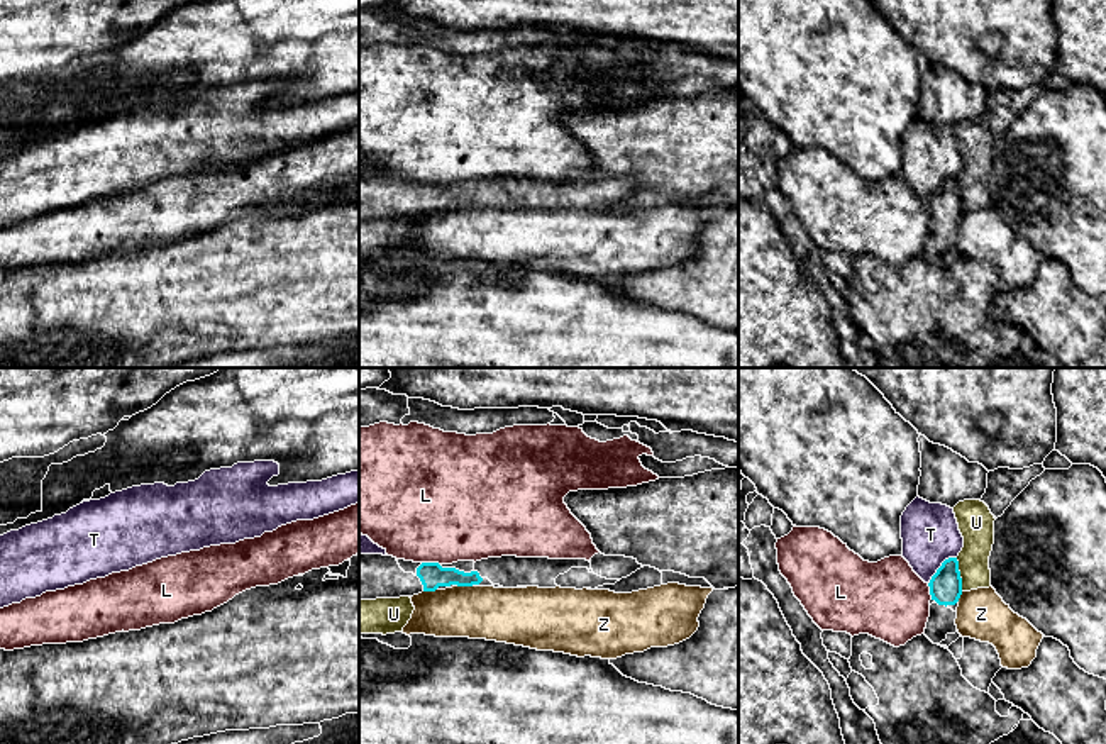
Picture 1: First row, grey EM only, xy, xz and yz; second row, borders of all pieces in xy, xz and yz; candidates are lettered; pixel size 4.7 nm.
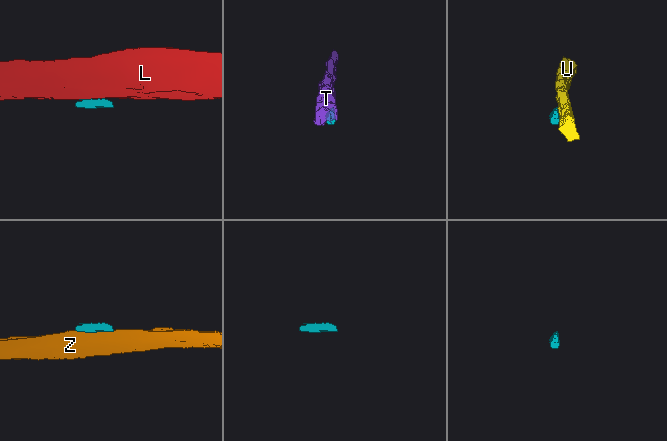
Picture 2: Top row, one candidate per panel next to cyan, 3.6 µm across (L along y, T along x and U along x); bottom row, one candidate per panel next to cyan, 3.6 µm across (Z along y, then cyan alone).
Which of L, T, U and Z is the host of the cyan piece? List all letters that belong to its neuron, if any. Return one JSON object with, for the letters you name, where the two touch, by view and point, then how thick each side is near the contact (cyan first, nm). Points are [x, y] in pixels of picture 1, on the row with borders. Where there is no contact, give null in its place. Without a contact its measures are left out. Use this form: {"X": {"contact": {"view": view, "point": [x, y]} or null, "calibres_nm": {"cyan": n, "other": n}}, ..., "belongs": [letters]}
{"belongs": []}

